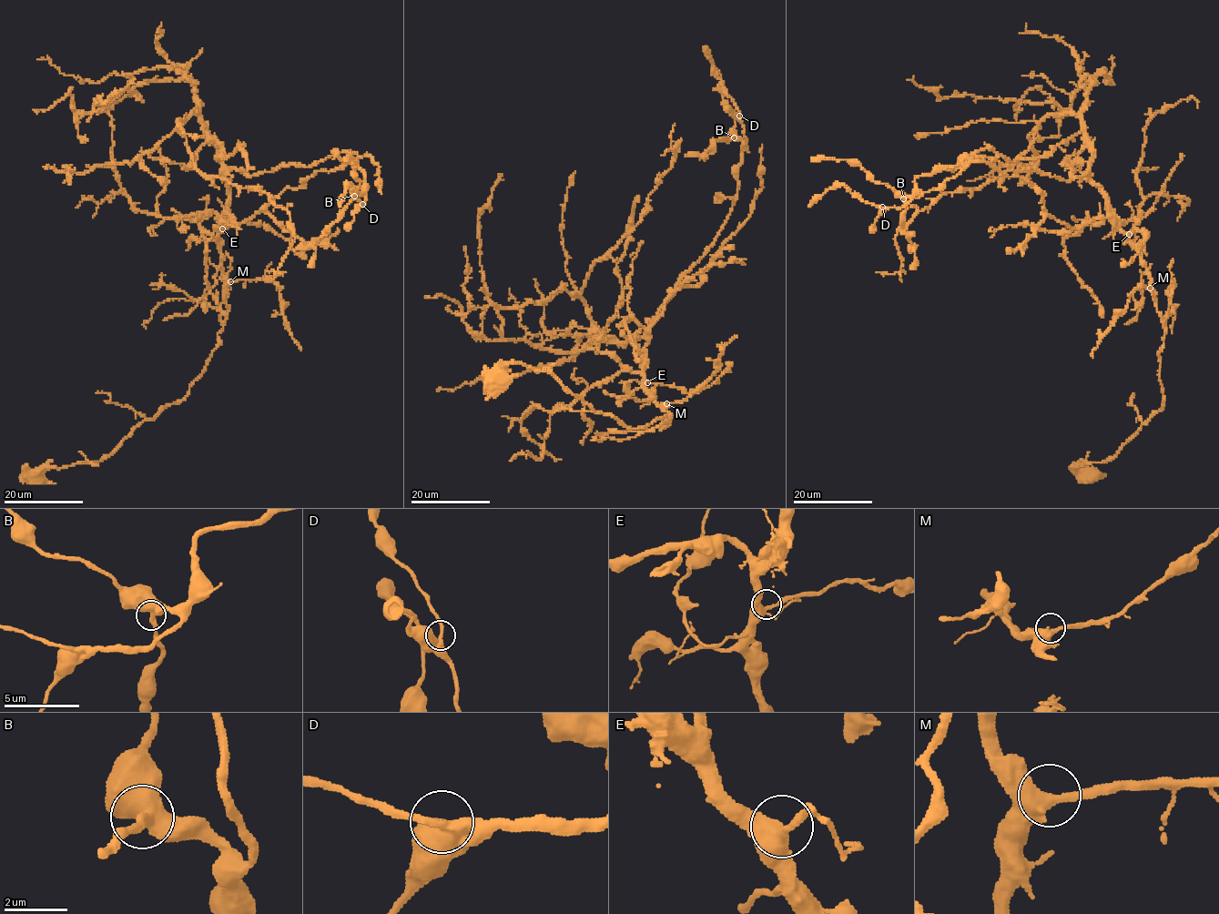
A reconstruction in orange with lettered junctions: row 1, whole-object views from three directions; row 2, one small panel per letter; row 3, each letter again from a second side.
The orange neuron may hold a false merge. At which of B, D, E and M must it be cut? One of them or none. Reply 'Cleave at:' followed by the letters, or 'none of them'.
Cleave at: none of them

